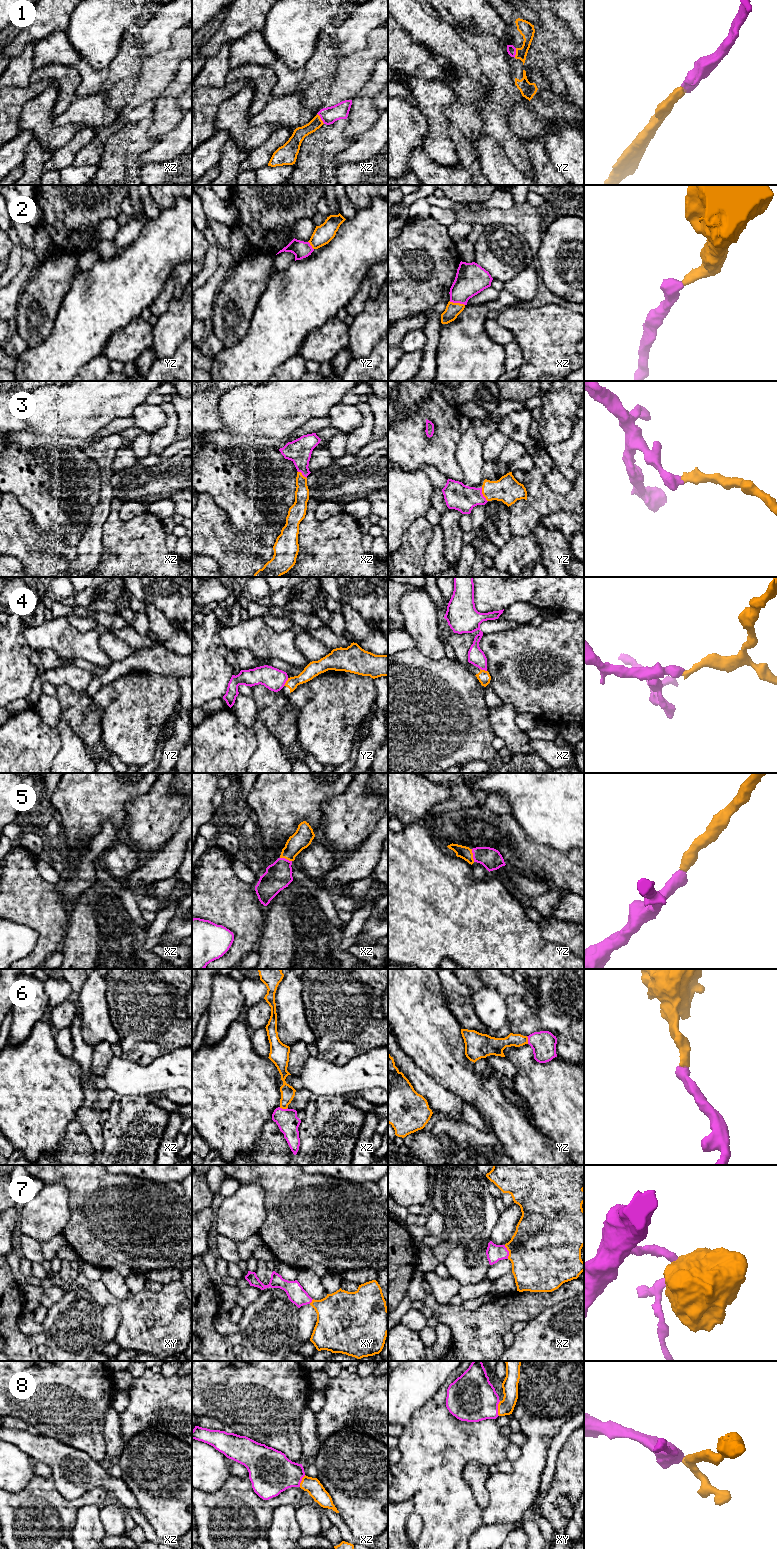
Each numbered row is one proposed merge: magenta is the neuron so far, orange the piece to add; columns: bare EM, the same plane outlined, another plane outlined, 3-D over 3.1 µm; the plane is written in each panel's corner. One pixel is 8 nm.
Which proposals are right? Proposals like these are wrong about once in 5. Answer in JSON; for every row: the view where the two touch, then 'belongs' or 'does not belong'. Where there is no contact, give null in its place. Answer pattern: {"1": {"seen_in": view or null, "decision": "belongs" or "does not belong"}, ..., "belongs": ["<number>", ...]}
{"1": {"seen_in": "xz", "decision": "belongs"}, "2": {"seen_in": "xz", "decision": "belongs"}, "3": {"seen_in": "yz", "decision": "belongs"}, "4": {"seen_in": "yz", "decision": "does not belong"}, "5": {"seen_in": "yz", "decision": "belongs"}, "6": {"seen_in": "xz", "decision": "belongs"}, "7": {"seen_in": "xz", "decision": "belongs"}, "8": {"seen_in": "xy", "decision": "belongs"}, "belongs": ["1", "2", "3", "5", "6", "7", "8"]}

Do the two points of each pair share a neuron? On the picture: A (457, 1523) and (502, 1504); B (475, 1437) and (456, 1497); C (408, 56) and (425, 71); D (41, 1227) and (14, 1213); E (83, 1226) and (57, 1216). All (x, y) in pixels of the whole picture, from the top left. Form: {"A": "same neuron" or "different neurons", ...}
{"A": "different neurons", "B": "same neuron", "C": "same neuron", "D": "different neurons", "E": "different neurons"}

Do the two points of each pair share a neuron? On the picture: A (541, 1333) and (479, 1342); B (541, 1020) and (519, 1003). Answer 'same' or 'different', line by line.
A: different
B: same

